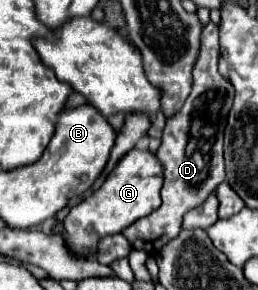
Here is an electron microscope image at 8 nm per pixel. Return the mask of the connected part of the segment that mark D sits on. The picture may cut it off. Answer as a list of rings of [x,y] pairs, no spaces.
[[[209,23],[201,35],[201,53],[199,63],[193,71],[193,91],[187,97],[183,109],[175,119],[167,121],[163,131],[161,147],[157,149],[157,159],[163,165],[163,189],[161,189],[161,207],[141,217],[139,221],[125,227],[121,233],[129,239],[133,249],[147,251],[149,255],[159,253],[159,247],[167,239],[173,239],[181,231],[183,215],[203,203],[207,195],[223,181],[223,131],[227,125],[227,113],[233,105],[235,89],[233,85],[219,73],[219,25]]]

